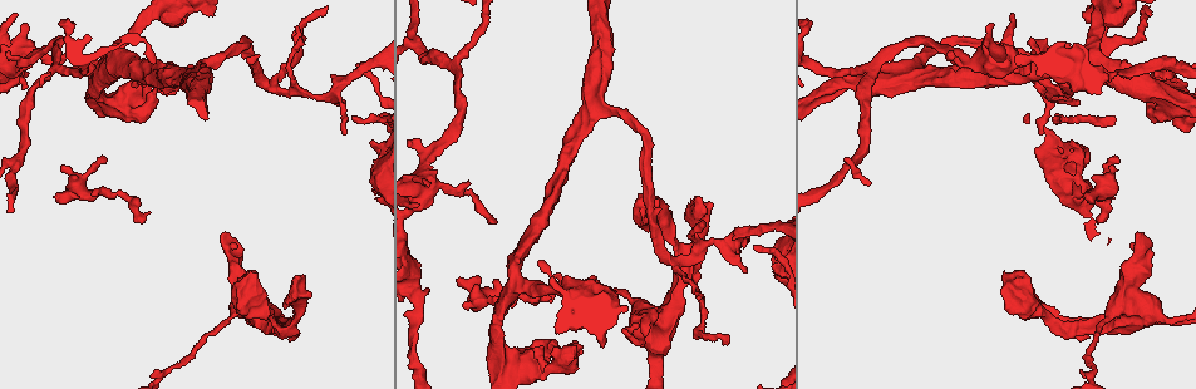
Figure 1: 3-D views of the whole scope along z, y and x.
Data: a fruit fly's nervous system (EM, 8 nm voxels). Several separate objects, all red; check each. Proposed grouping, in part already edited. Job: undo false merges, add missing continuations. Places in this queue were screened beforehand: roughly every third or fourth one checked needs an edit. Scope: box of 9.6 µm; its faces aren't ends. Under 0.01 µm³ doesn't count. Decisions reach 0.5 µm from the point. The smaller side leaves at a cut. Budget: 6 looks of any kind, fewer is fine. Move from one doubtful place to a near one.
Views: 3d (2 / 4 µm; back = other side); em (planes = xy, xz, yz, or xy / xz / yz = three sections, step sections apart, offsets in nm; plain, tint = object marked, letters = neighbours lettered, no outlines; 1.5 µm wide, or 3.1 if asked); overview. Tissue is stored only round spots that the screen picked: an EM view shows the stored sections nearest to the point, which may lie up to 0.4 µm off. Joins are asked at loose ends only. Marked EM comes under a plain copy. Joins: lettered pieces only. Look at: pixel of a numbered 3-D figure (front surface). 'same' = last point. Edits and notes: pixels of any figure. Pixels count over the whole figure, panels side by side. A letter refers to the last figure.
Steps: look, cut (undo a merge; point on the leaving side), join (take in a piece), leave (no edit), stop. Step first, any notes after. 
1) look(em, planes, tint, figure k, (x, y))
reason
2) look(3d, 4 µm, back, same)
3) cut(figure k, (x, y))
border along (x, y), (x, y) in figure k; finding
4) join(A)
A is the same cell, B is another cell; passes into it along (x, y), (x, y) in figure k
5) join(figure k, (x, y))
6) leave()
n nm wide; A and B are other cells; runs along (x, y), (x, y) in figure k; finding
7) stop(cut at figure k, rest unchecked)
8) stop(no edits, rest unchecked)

look(3d, 2 µm, figure 1, (244, 275))

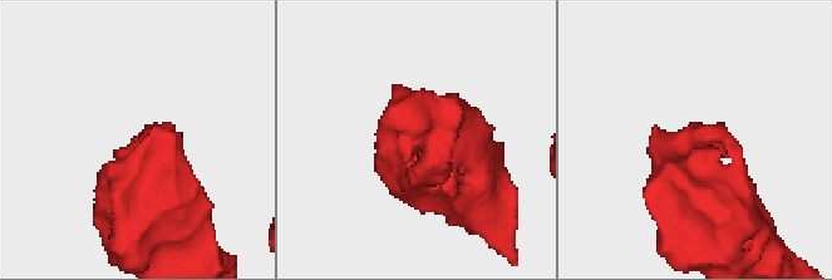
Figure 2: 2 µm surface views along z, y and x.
look(em, planes, letters, figure 2, (415, 165))
shape alone is not enough

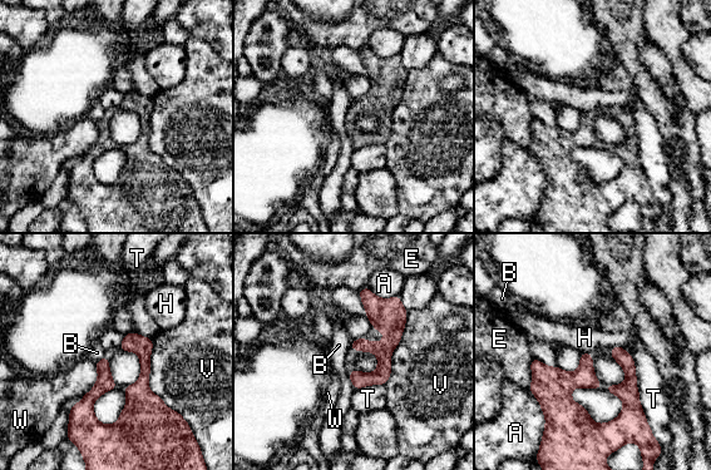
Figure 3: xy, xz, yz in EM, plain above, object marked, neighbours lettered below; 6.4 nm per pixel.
leave()
A, B, E, H, T, V and W are other cells; runs along (538, 364), (586, 421), (606, 429) in figure 3; no lettered piece goes on from it

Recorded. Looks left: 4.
look(em, xz, step 8, tint, figure 1, (628, 298))
sudden change in width

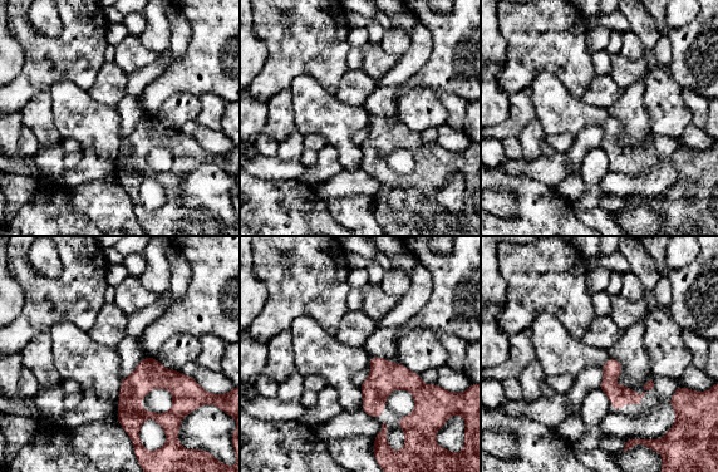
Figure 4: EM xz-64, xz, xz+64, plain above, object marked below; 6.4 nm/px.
look(em, planes, tint, same)
another direction

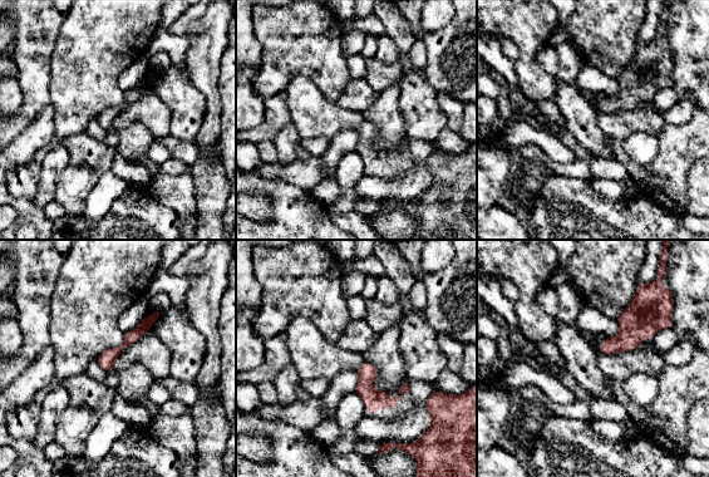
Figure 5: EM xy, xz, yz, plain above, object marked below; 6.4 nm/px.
look(em, planes, letters, same)
see the neighbours

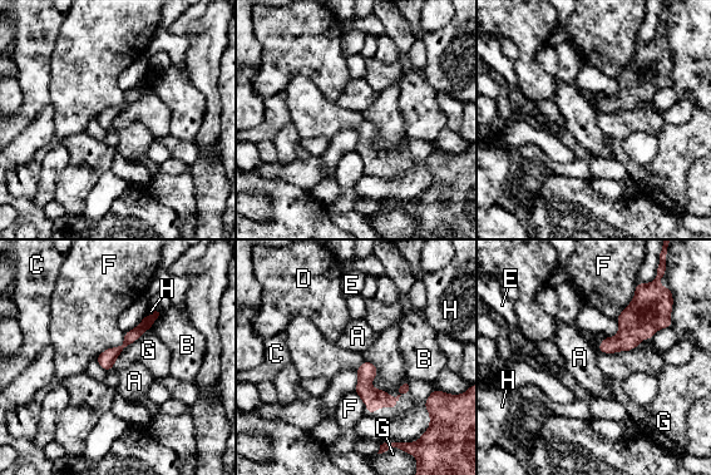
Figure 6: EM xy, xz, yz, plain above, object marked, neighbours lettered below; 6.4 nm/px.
leave()
20 nm wide; A, B, C, D, E, F, G and H are other cells; runs along (152, 317), (119, 350), (102, 362) in figure 6; one neuron here

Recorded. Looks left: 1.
stop(no edits, rest unchecked)

